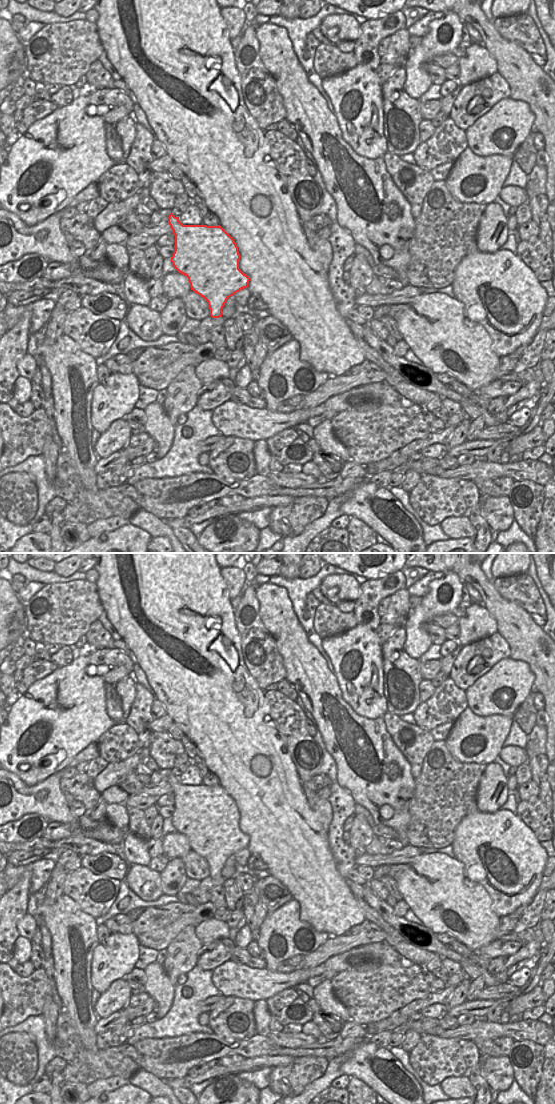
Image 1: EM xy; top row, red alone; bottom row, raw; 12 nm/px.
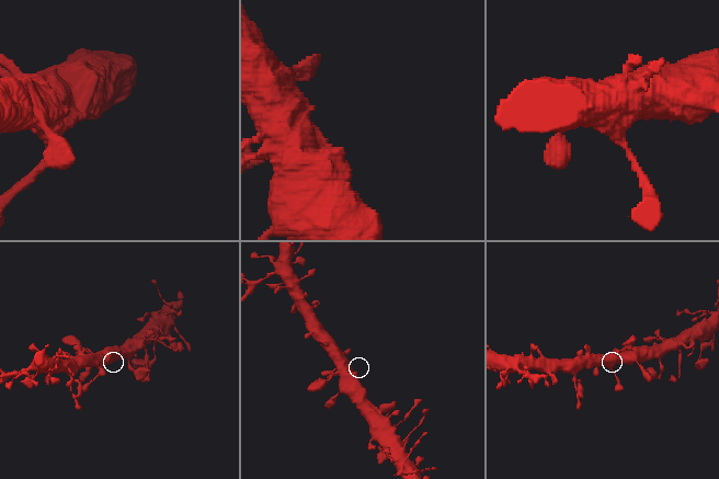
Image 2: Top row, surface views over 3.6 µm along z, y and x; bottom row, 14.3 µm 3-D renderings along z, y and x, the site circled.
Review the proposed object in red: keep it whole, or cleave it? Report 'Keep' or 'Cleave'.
Keep

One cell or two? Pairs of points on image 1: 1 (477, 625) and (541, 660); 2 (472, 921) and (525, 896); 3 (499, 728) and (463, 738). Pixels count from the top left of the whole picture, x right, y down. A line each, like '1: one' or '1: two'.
1: two
2: two
3: one

